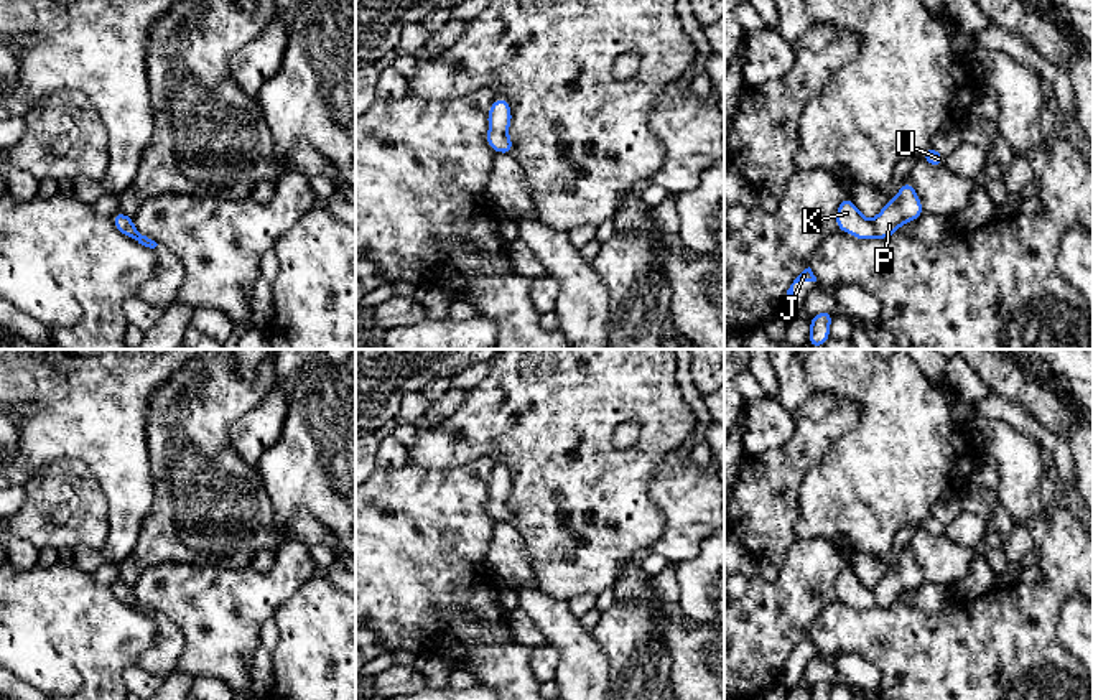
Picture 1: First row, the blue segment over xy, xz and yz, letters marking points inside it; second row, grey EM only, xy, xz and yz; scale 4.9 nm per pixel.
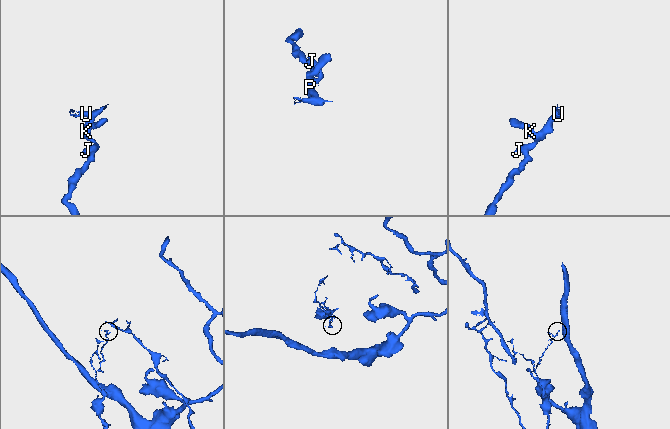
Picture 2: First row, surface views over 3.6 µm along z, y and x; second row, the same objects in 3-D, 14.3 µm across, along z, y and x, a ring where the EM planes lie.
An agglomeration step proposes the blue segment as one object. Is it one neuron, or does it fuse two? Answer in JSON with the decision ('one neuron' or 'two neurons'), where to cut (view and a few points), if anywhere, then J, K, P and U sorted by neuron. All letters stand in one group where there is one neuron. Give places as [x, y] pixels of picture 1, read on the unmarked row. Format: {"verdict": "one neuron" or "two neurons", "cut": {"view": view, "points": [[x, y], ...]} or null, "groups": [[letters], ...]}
{"verdict": "two neurons", "cut": {"view": "yz", "points": [[871, 590], [876, 605]]}, "groups": [["J", "K"], ["P", "U"]]}

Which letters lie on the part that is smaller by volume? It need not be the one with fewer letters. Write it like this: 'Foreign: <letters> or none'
Foreign: P, U

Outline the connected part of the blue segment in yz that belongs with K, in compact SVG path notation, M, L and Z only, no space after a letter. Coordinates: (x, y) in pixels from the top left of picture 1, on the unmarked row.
M844 565L836 578L836 596L854 604L859 609L871 609L876 606L872 590L866 588L849 565Z

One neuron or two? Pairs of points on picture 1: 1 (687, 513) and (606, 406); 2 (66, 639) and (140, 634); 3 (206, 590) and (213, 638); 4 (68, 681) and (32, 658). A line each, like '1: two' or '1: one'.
1: two
2: one
3: one
4: one

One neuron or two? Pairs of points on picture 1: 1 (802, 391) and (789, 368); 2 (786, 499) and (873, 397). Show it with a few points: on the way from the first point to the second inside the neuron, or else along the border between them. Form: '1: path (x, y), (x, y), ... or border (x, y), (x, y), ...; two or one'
1: path (797, 386), (790, 373); one
2: border (827, 391), (851, 399), (860, 412), (835, 442); two

